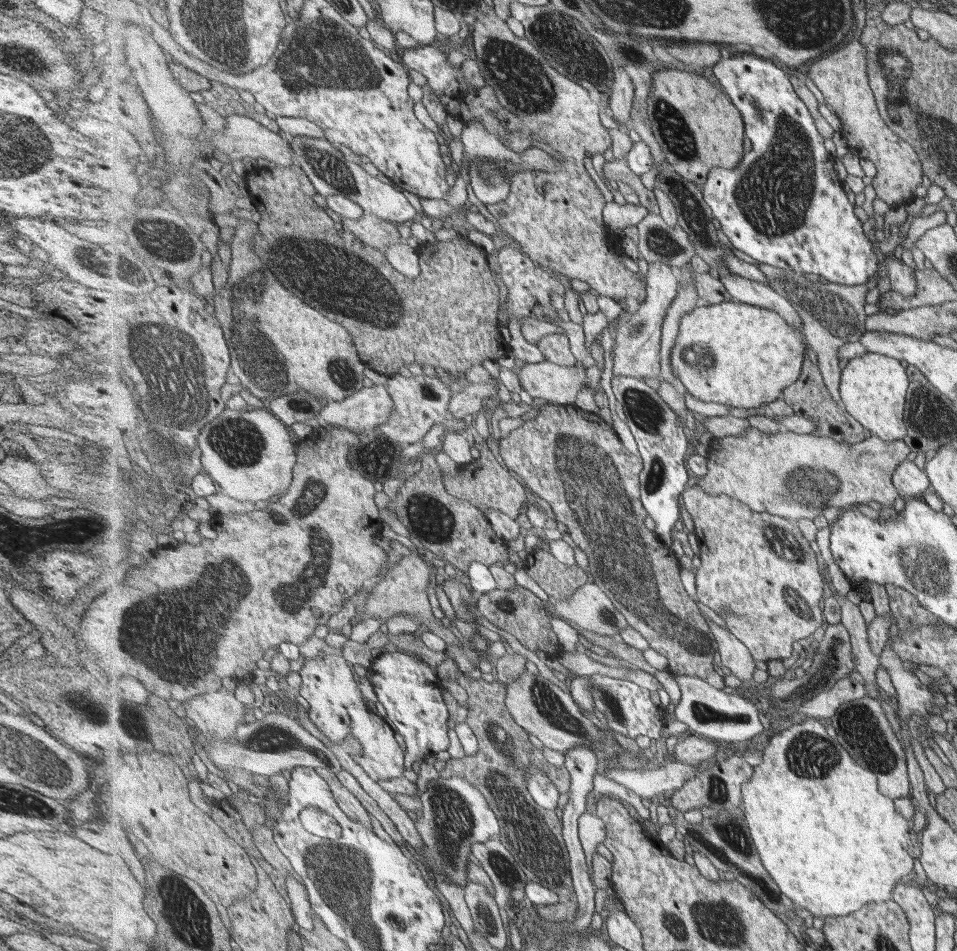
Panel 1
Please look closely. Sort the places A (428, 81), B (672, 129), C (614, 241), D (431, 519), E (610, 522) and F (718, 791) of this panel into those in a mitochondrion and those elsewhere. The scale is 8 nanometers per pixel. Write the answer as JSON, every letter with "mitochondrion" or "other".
{"A":"other","B":"mitochondrion","C":"other","D":"mitochondrion","E":"mitochondrion","F":"mitochondrion"}

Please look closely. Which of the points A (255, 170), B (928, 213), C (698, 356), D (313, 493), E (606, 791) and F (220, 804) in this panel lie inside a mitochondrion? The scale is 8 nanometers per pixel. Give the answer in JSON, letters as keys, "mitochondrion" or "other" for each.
{"A":"other","B":"other","C":"mitochondrion","D":"mitochondrion","E":"other","F":"other"}

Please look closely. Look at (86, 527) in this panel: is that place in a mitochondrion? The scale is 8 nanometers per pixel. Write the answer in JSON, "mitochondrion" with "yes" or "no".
{"mitochondrion":"no"}

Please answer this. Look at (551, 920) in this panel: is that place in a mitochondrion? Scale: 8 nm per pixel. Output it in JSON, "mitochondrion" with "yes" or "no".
{"mitochondrion":"no"}

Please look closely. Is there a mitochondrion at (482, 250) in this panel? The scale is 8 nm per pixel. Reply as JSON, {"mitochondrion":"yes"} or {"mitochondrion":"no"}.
{"mitochondrion":"no"}

